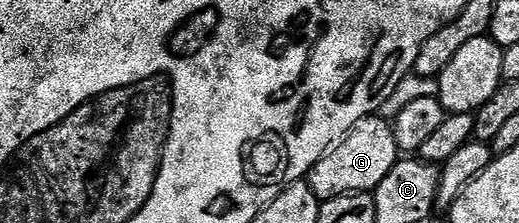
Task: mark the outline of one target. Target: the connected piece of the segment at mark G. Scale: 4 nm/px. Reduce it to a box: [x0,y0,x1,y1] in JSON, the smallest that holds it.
[306,114,400,201]

